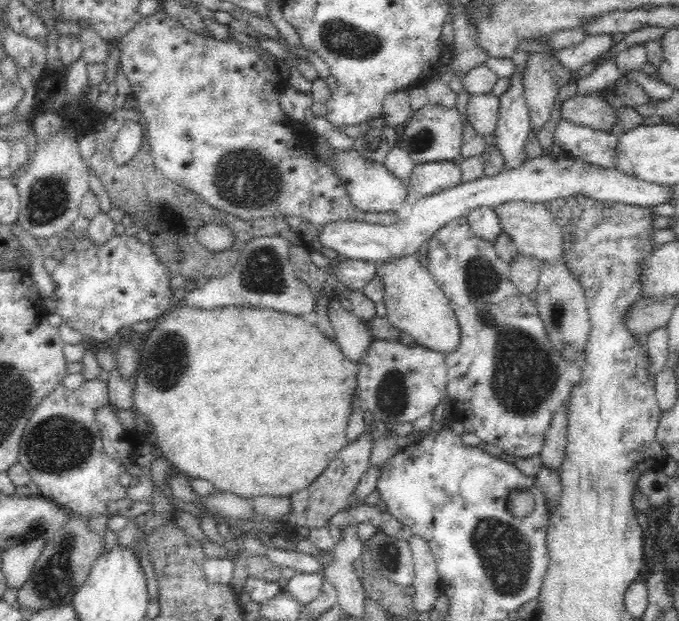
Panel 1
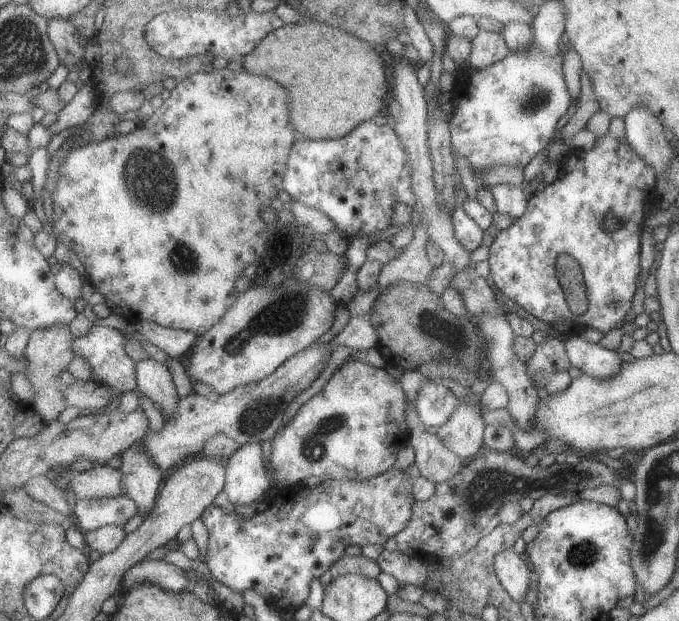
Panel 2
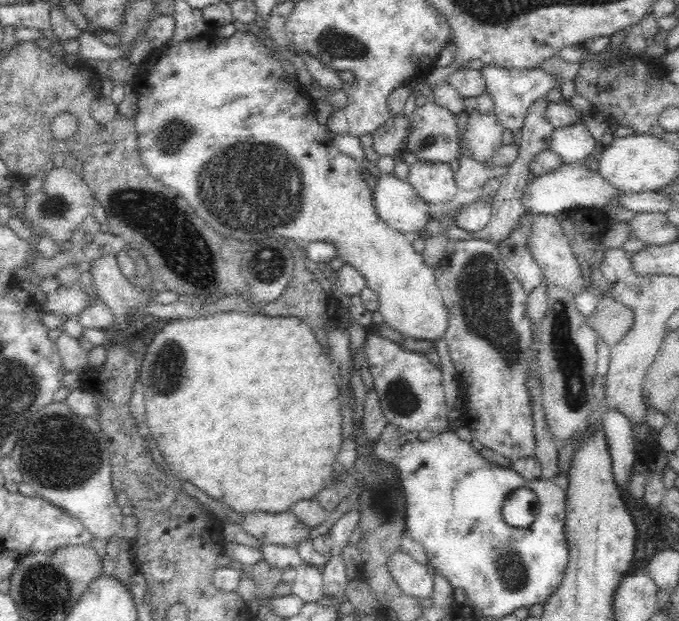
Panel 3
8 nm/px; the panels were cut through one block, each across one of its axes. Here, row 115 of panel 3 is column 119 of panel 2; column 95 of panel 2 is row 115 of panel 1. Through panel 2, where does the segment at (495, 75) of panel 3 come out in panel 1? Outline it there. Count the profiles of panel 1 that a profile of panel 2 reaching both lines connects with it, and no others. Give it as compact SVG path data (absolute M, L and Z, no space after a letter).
M516 67L507 79L509 87L499 97L499 116L494 134L497 136L495 146L508 170L526 161L525 146L531 130L522 67Z

